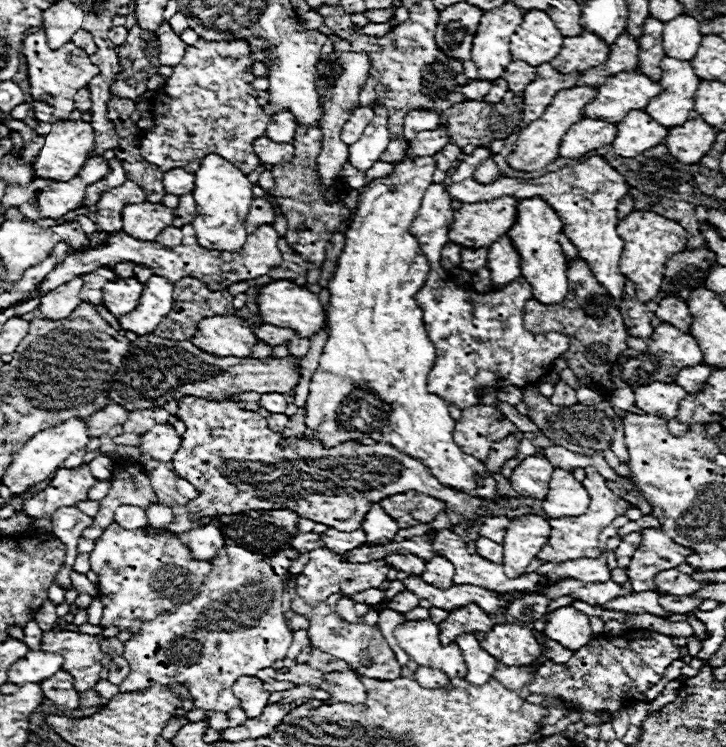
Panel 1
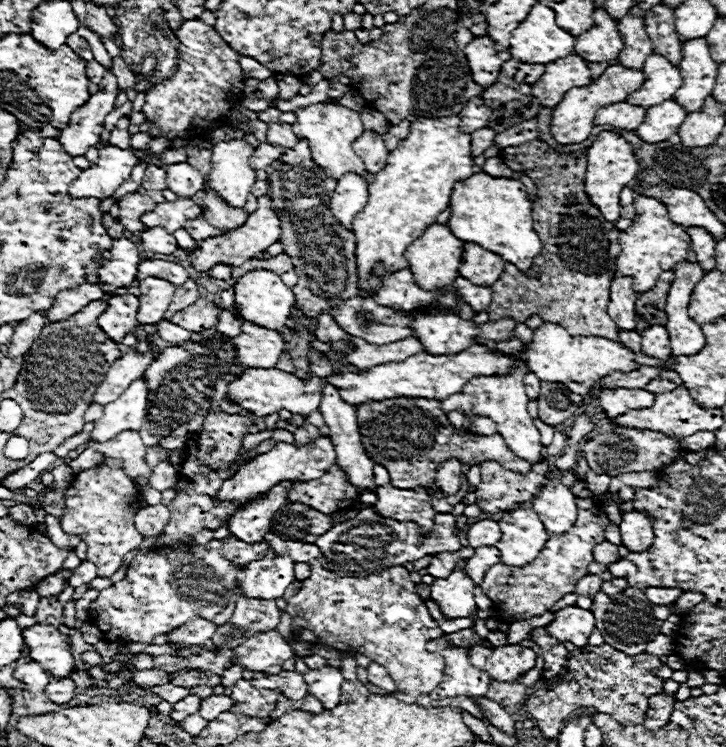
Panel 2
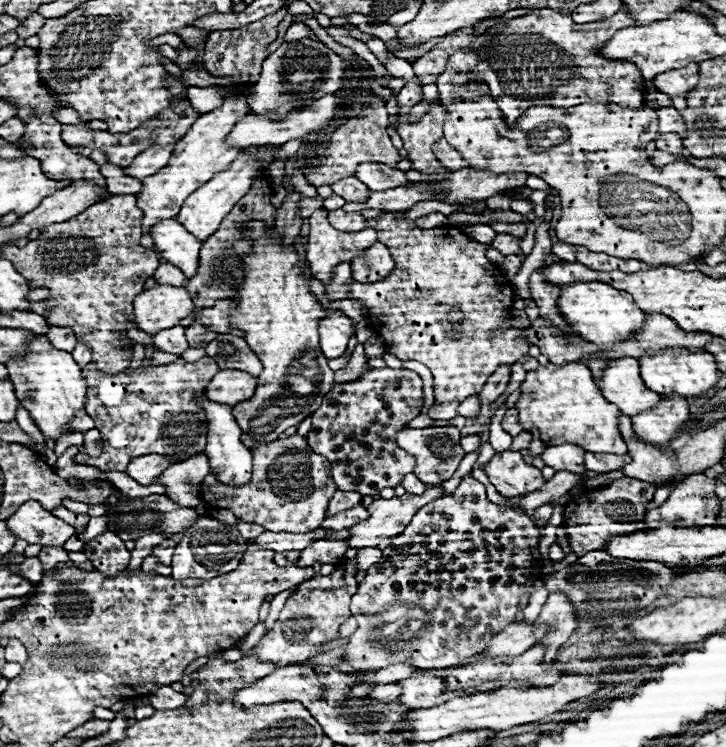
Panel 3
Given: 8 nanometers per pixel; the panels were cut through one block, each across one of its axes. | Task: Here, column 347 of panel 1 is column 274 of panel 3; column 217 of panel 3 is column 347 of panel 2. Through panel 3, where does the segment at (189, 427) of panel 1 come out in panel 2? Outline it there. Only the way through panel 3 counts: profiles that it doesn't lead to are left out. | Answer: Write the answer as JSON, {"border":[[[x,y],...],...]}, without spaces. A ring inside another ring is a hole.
{"border":[[[338,464],[314,480],[314,482],[294,482],[294,488],[288,492],[290,502],[302,502],[324,514],[334,514],[352,506],[354,486],[348,482],[346,474]]]}

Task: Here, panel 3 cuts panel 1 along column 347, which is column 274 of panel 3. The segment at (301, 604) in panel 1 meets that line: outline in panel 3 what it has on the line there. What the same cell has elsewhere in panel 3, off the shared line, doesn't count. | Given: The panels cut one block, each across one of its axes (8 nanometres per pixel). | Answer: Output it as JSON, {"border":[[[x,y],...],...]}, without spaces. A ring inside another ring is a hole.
{"border":[[[344,560],[342,564],[336,566],[336,570],[330,576],[316,574],[312,580],[302,582],[298,590],[286,600],[274,628],[266,632],[266,636],[252,648],[252,654],[256,654],[262,662],[268,660],[278,664],[278,668],[300,664],[320,654],[320,646],[324,642],[338,638],[338,628],[352,616],[348,606],[352,594],[356,594],[358,590],[356,572],[358,572],[358,562]]]}

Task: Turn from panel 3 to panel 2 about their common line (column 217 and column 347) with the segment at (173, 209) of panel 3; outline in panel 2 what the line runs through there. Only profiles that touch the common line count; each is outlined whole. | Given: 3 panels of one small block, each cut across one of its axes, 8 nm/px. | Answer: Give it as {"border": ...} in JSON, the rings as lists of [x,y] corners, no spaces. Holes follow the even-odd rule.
{"border":[[[320,102],[320,104],[312,104],[308,108],[296,110],[296,118],[298,118],[298,122],[294,124],[294,134],[298,134],[298,138],[306,138],[310,142],[312,160],[324,170],[326,176],[336,178],[336,180],[348,172],[358,172],[358,174],[368,176],[362,160],[352,150],[354,138],[358,138],[358,134],[364,134],[358,112],[348,110],[340,104],[322,104]]]}

